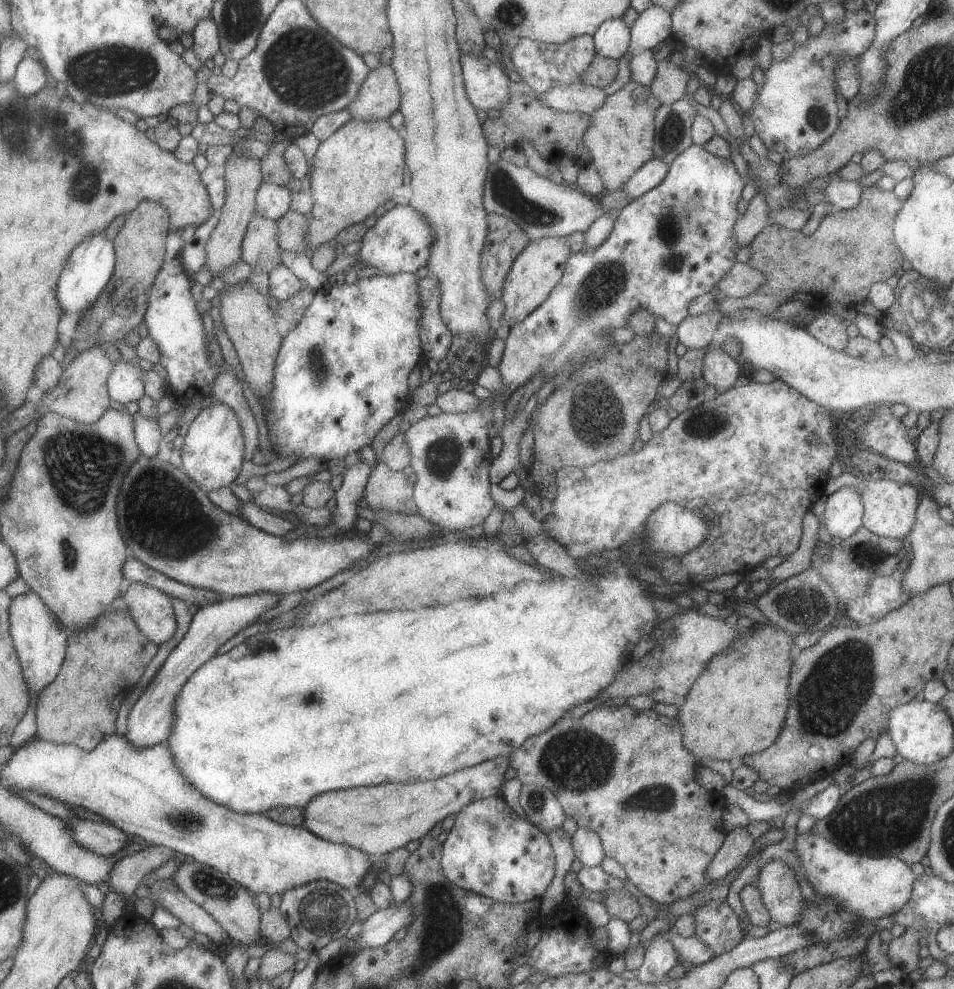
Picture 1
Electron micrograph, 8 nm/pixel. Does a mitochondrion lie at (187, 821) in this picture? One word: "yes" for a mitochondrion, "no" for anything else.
yes

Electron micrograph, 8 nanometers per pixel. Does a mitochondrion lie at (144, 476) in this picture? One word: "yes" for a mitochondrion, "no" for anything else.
yes

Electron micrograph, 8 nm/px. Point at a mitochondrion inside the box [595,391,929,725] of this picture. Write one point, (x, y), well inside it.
(810, 599)

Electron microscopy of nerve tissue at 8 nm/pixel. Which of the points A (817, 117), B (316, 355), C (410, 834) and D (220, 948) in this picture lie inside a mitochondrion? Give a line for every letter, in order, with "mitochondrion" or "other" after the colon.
A: mitochondrion
B: mitochondrion
C: other
D: other

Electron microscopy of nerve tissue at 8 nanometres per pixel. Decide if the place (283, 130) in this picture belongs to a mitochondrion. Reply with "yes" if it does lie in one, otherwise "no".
no

